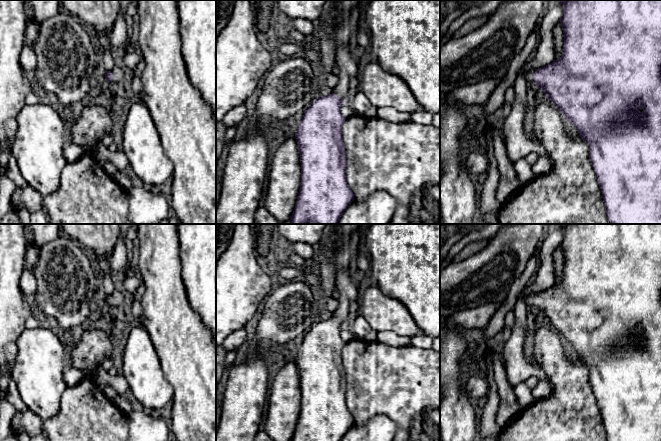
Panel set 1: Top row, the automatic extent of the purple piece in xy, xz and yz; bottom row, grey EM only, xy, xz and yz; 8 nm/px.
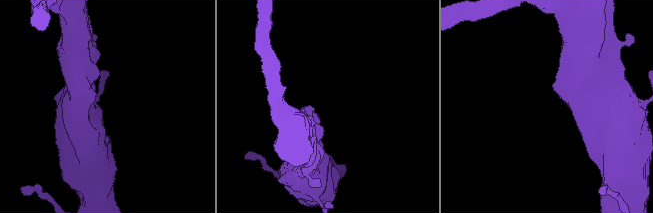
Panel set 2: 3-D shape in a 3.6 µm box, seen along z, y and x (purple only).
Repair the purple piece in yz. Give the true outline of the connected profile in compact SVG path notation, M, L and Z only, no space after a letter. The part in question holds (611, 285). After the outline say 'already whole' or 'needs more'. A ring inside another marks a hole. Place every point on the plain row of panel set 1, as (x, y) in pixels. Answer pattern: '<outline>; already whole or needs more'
M559 224L559 227L564 232L560 243L564 257L562 280L544 291L527 295L525 303L543 314L587 367L607 441L661 441L661 224Z; needs more

